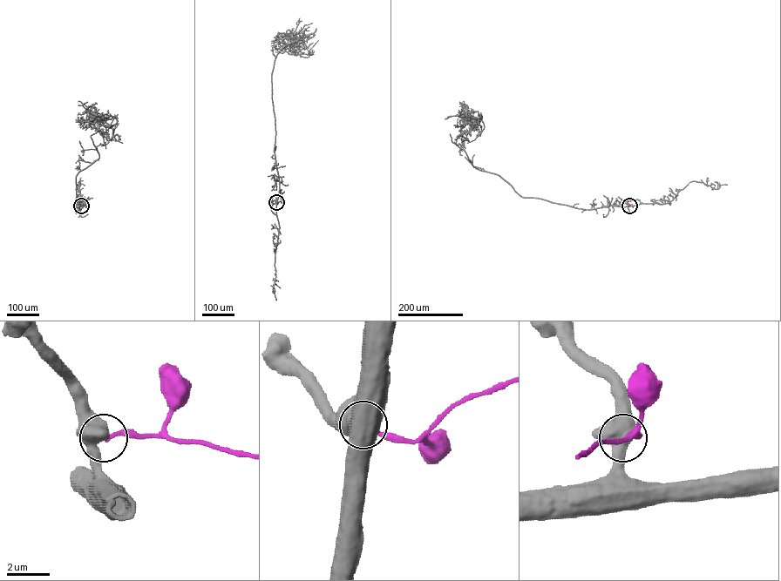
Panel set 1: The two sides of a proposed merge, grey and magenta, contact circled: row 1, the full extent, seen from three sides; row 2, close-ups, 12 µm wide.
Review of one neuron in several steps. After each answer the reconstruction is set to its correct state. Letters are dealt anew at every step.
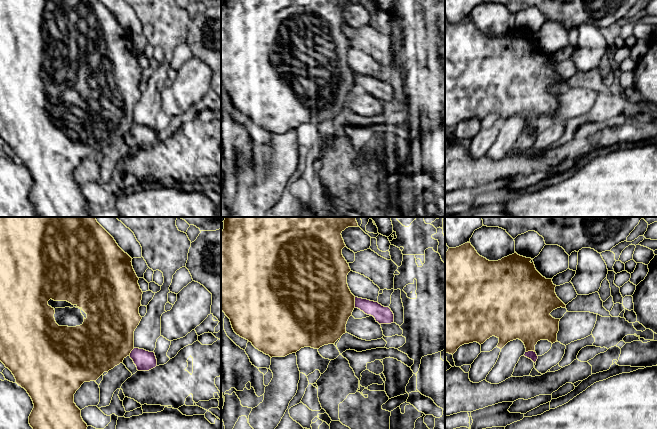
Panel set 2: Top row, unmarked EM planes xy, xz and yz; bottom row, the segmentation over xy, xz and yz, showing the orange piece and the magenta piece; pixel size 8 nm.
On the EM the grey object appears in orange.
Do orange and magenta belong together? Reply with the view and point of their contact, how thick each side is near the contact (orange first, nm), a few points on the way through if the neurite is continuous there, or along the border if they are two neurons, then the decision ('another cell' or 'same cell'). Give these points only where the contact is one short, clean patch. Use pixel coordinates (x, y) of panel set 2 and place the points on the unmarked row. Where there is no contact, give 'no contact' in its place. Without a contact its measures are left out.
contact xz (354, 78); calibres 480 and 140 nm; border xz (354, 73), (355, 83); another cell

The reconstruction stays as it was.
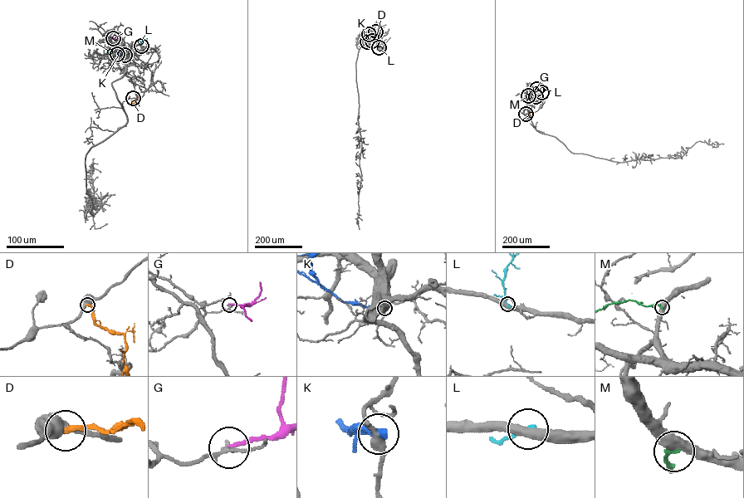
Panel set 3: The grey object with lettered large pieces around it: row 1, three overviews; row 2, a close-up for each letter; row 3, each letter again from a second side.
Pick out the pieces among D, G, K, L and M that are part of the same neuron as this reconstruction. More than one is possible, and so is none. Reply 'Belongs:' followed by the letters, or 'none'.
Belongs: none

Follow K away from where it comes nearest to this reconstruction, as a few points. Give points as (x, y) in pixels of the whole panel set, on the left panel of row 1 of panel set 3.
K: (124, 55), (115, 49), (107, 33)

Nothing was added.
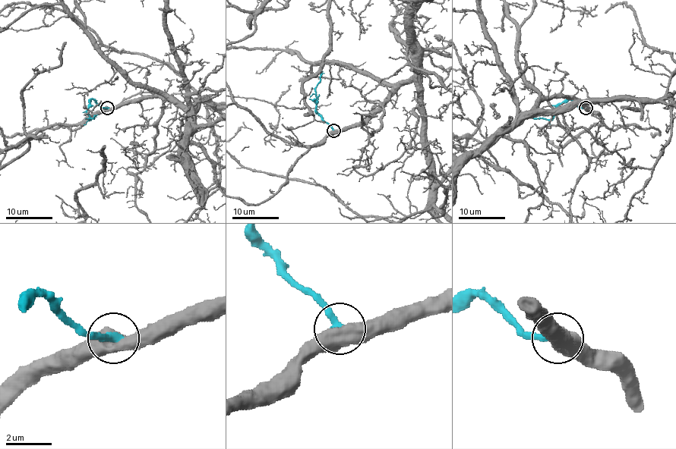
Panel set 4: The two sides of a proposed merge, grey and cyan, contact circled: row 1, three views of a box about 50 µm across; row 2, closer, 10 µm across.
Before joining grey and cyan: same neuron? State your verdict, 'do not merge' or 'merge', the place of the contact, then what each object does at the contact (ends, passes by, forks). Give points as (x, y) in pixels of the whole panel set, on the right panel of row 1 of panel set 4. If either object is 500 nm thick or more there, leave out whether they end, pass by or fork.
merge | (585, 108)

